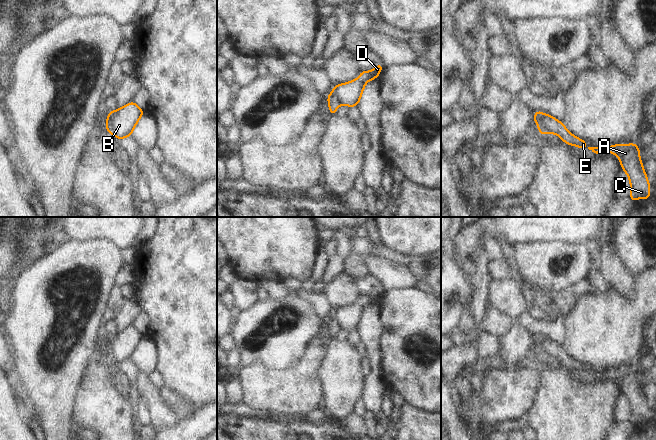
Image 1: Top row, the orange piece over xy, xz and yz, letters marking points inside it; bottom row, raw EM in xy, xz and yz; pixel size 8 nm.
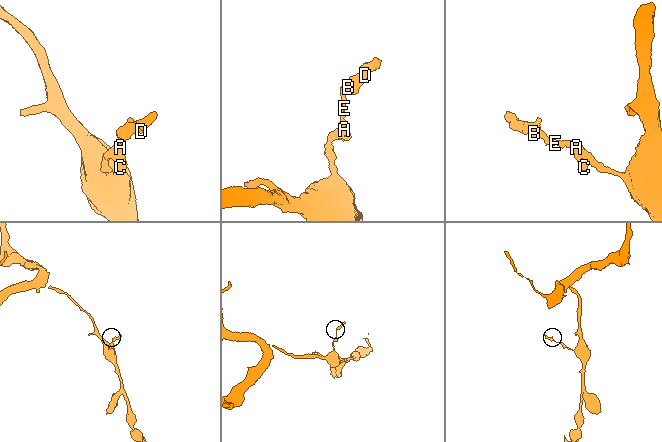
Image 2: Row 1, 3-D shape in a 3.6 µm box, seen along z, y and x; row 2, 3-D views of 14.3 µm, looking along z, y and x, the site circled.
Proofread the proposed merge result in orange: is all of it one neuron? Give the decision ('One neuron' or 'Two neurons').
Two neurons.

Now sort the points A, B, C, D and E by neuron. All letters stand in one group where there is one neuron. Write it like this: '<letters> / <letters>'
A C E / B D

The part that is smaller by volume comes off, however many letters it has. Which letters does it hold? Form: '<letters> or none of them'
B, D

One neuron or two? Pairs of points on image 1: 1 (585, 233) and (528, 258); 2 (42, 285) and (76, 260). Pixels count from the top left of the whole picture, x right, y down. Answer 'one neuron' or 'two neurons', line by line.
1: two neurons
2: one neuron

